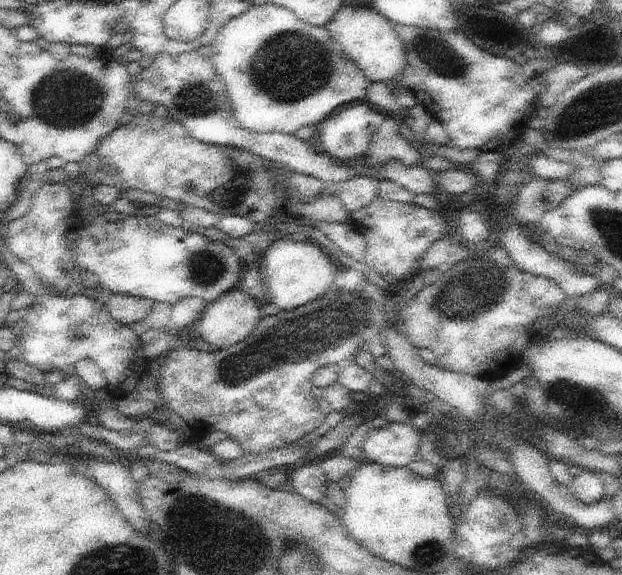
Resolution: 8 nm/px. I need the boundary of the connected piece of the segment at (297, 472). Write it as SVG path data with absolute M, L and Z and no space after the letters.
M303 462L289 472L289 488L313 504L319 504L327 478L319 462Z

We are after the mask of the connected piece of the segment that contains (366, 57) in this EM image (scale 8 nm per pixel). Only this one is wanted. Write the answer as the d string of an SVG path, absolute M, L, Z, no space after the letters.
M343 4L339 8L339 12L333 14L331 22L327 22L327 32L331 34L331 38L341 46L341 52L345 58L349 58L351 62L355 62L363 74L371 80L371 82L389 82L393 80L395 86L399 86L399 76L405 70L405 46L395 30L395 26L391 26L391 22L381 16L377 10L361 6L355 8L351 4Z

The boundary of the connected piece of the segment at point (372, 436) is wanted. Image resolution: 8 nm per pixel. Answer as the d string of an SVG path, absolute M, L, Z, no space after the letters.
M391 422L385 428L371 428L363 438L361 462L407 468L419 458L421 438L423 432L419 432L411 424Z

